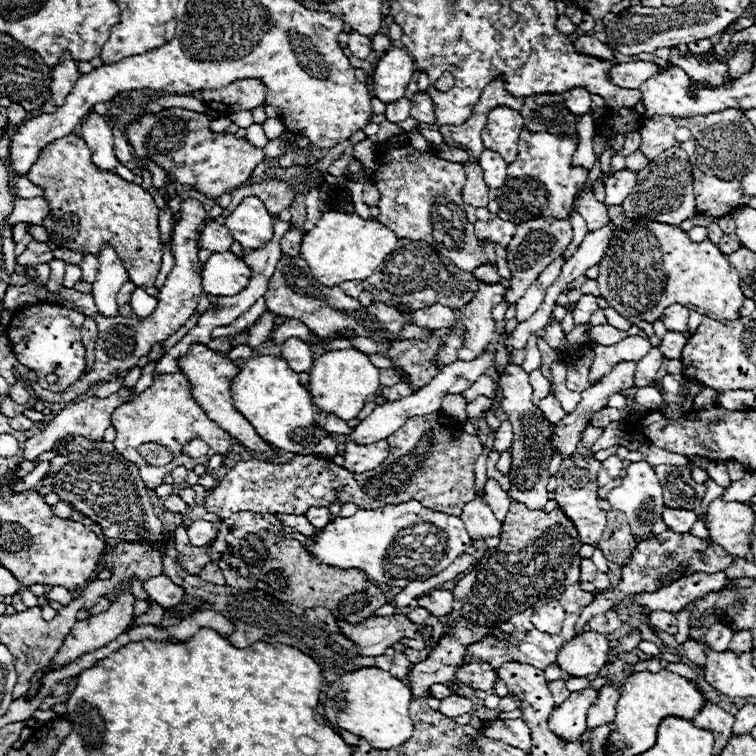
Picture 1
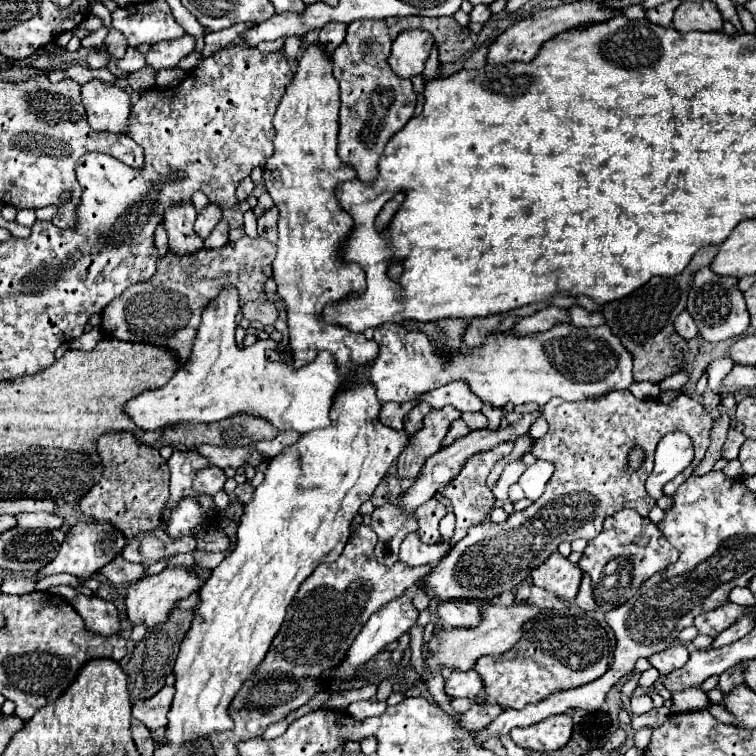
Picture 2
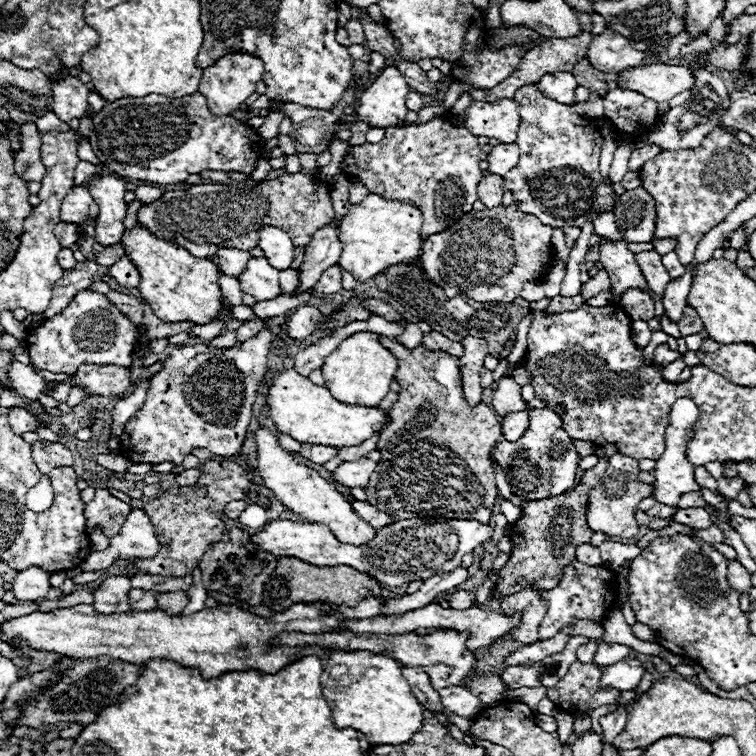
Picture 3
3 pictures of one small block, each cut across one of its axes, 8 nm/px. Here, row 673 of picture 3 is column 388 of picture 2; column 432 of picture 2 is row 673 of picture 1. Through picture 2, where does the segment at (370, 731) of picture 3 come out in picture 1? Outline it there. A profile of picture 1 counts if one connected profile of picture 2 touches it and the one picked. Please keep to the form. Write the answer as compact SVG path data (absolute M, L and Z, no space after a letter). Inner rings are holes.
M360 668L356 672L342 674L330 684L324 702L326 718L356 736L366 738L372 748L388 750L406 742L412 736L412 722L408 714L412 694L406 684L392 678L380 668Z

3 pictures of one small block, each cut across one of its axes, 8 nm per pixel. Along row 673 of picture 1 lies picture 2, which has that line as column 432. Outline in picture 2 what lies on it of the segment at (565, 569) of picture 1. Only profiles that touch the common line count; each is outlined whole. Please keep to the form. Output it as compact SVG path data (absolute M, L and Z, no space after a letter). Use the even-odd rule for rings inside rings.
M452 406L432 410L424 418L422 428L418 432L410 434L408 444L400 452L396 464L398 476L400 478L416 478L422 464L440 450L440 442L446 436L450 422L454 422L460 416L462 414Z

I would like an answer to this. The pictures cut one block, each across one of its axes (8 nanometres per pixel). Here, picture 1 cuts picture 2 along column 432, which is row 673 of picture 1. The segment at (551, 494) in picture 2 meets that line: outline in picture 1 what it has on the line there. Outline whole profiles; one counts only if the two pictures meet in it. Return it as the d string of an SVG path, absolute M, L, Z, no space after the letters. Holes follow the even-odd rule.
M584 632L576 634L572 640L564 642L556 664L570 676L584 678L594 676L602 670L608 660L608 638L598 632Z

